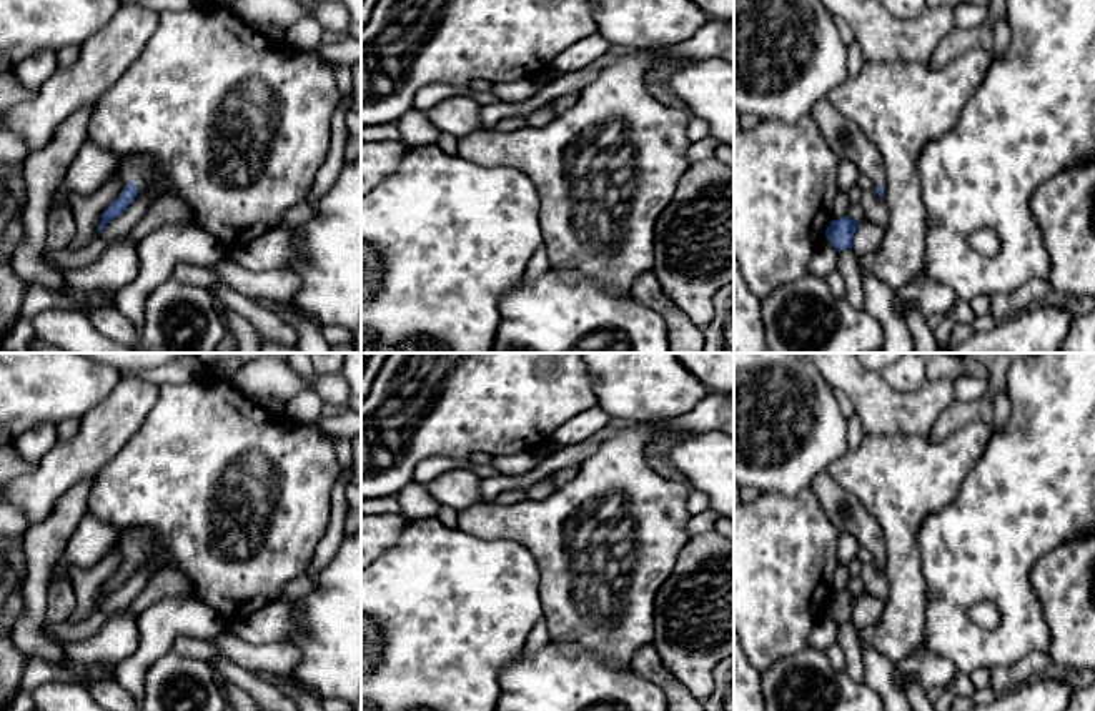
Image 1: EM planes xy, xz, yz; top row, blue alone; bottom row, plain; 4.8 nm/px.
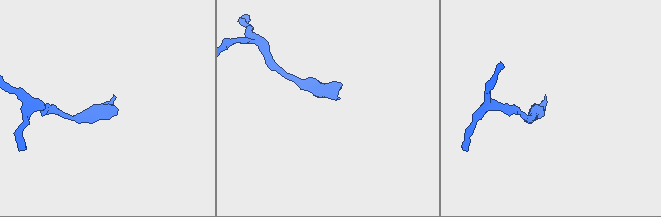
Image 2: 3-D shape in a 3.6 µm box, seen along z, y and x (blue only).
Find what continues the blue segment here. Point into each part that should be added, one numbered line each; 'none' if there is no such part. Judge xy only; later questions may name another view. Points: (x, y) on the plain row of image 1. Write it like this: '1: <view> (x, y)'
1: xy (137, 541)

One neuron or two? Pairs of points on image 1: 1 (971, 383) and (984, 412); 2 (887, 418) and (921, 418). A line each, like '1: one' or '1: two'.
1: two
2: one

